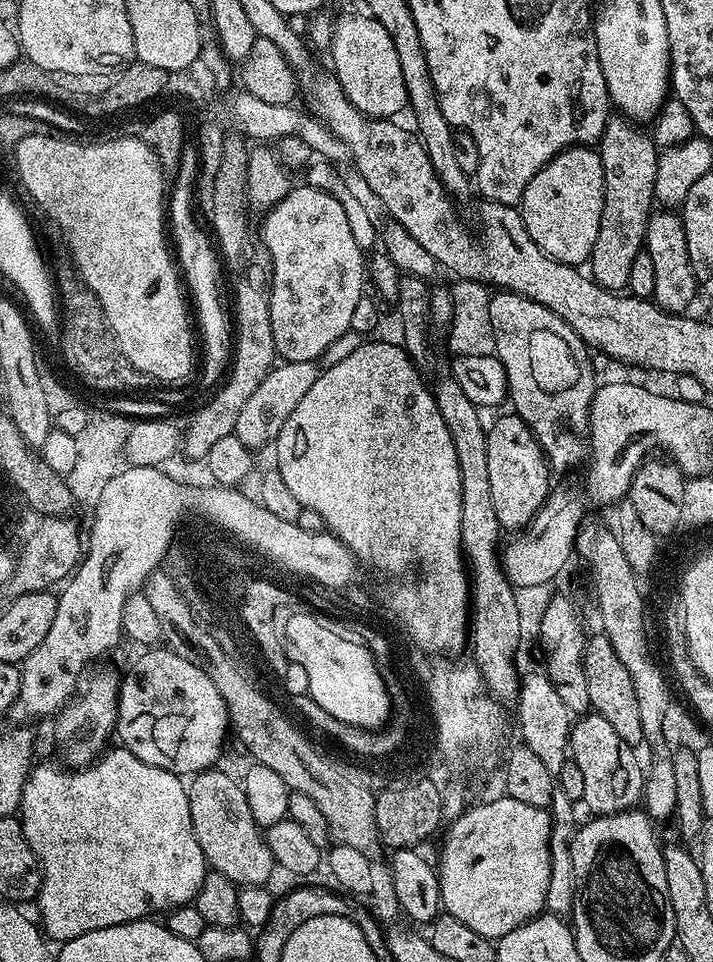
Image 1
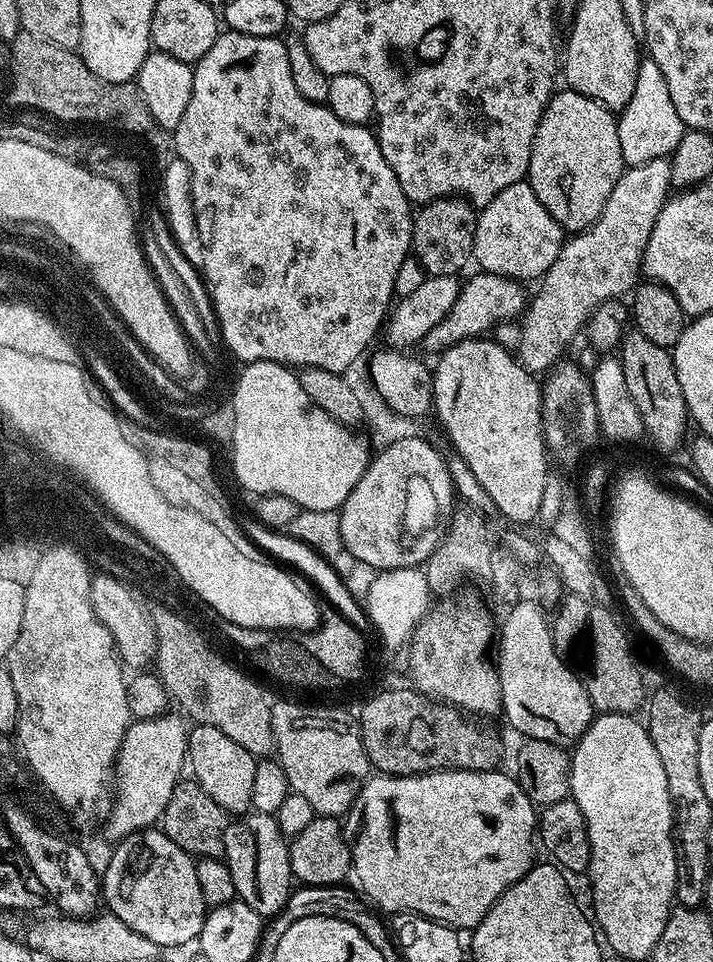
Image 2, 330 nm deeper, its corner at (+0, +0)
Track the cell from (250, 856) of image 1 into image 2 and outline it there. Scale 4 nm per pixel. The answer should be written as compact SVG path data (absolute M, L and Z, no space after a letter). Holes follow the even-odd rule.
M193 723L187 729L188 748L186 764L196 783L222 806L229 814L244 814L252 808L254 798L254 770L258 763L257 757L252 756L233 739L228 738L214 726Z

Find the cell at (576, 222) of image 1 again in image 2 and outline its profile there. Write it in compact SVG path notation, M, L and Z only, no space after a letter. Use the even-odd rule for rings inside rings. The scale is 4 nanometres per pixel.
M557 91L548 101L538 122L526 179L534 194L538 194L538 202L542 202L546 210L550 210L550 214L562 225L565 233L575 234L591 226L602 214L602 206L606 206L610 190L618 186L618 178L622 178L626 165L622 158L622 146L618 142L617 117L614 113L606 106L594 102L594 98L586 98L586 94L563 91Z

